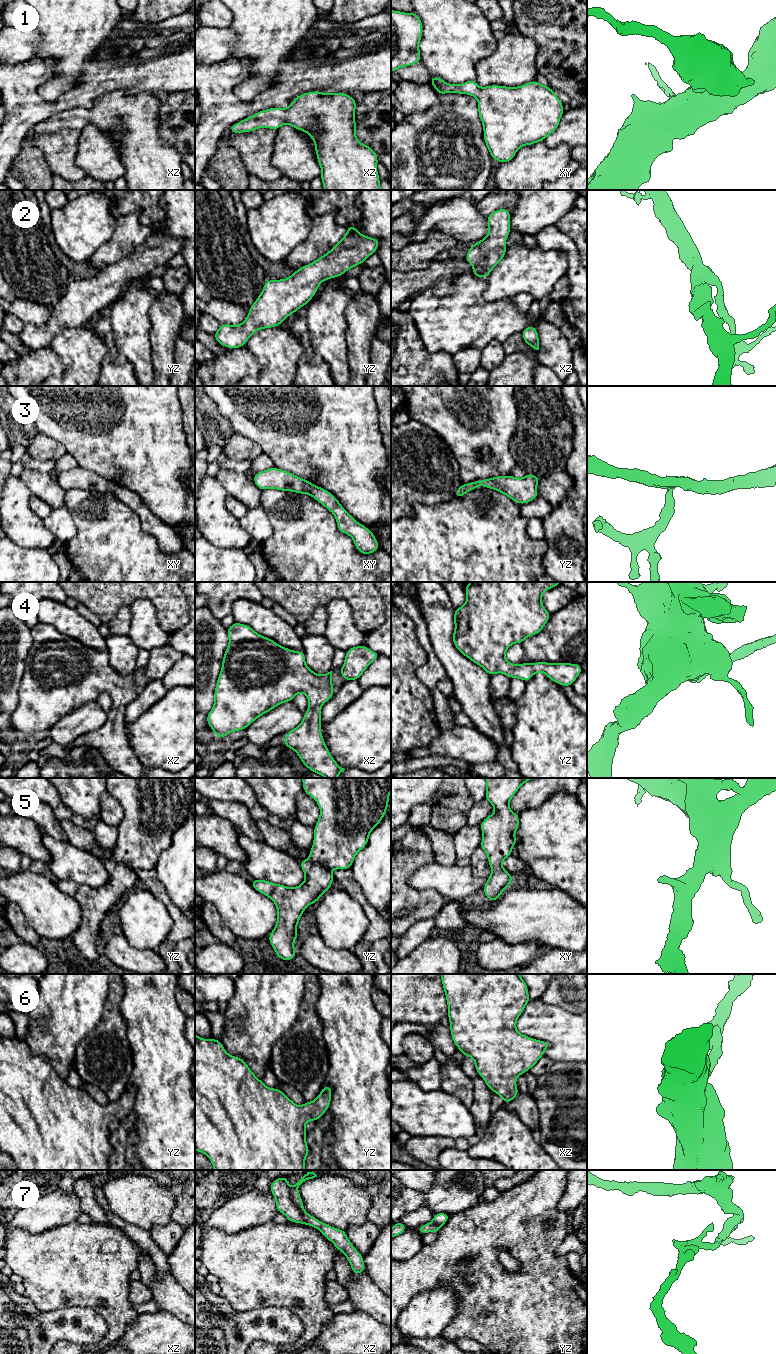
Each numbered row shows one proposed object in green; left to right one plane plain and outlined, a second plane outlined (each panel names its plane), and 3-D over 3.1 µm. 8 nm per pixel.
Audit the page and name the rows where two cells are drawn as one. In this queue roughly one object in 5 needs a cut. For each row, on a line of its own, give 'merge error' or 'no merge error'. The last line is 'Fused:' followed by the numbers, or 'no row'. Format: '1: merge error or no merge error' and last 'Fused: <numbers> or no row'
1: no merge error
2: no merge error
3: no merge error
4: no merge error
5: no merge error
6: no merge error
7: merge error
Fused: 7

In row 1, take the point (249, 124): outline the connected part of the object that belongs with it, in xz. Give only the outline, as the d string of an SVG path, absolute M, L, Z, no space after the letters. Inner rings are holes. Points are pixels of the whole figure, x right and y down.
M307 92L295 97L288 108L262 110L233 124L230 133L252 132L258 128L278 130L283 124L288 124L306 132L313 140L324 190L382 190L377 154L356 137L356 104L357 101L347 93Z

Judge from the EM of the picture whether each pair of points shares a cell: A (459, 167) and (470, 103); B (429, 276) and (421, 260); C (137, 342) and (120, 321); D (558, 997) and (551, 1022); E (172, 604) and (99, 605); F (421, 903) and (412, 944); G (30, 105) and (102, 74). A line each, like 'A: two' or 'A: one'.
A: one
B: two
C: one
D: two
E: one
F: two
G: one

